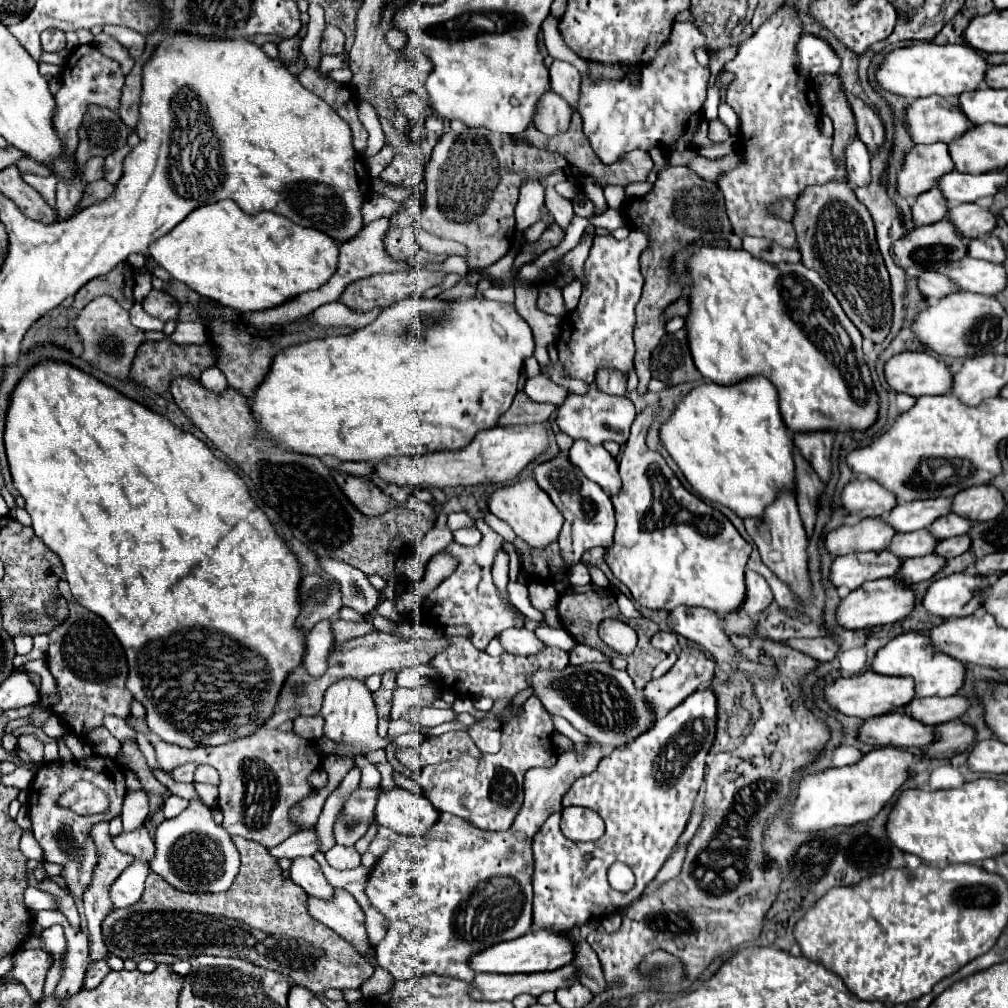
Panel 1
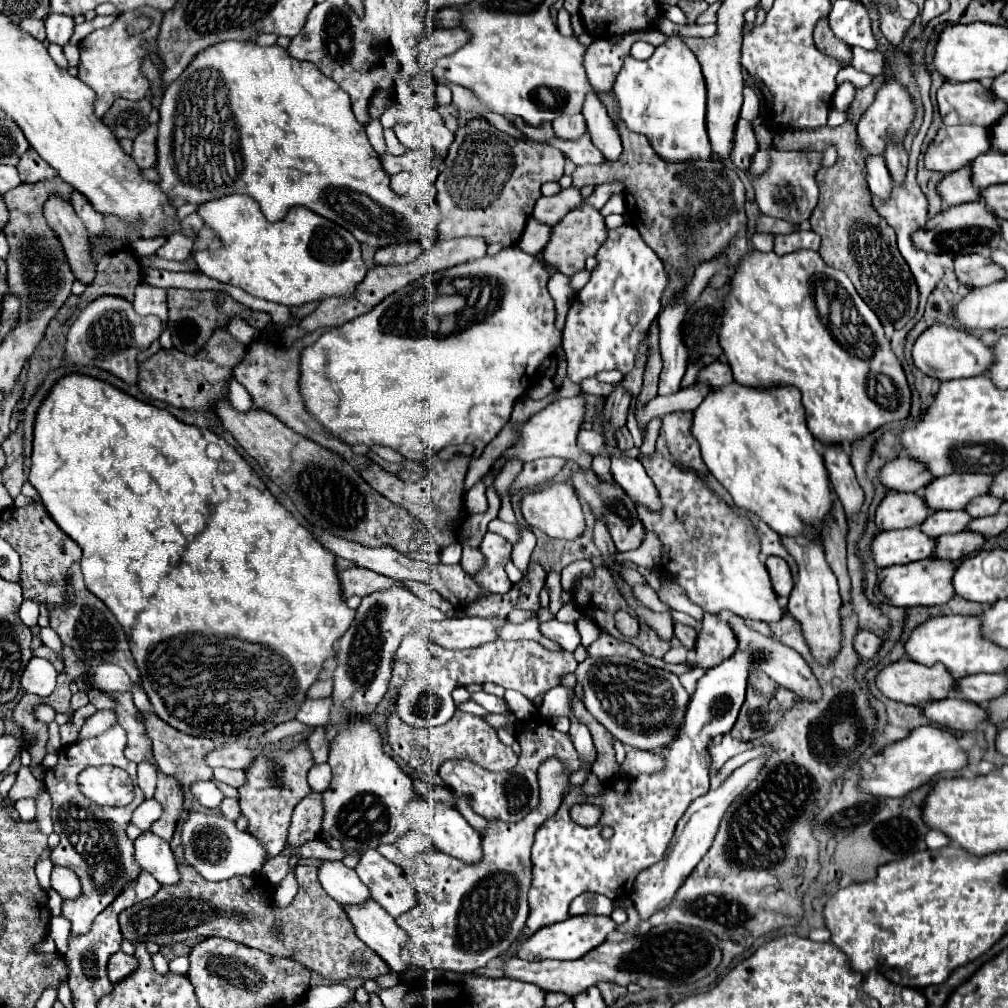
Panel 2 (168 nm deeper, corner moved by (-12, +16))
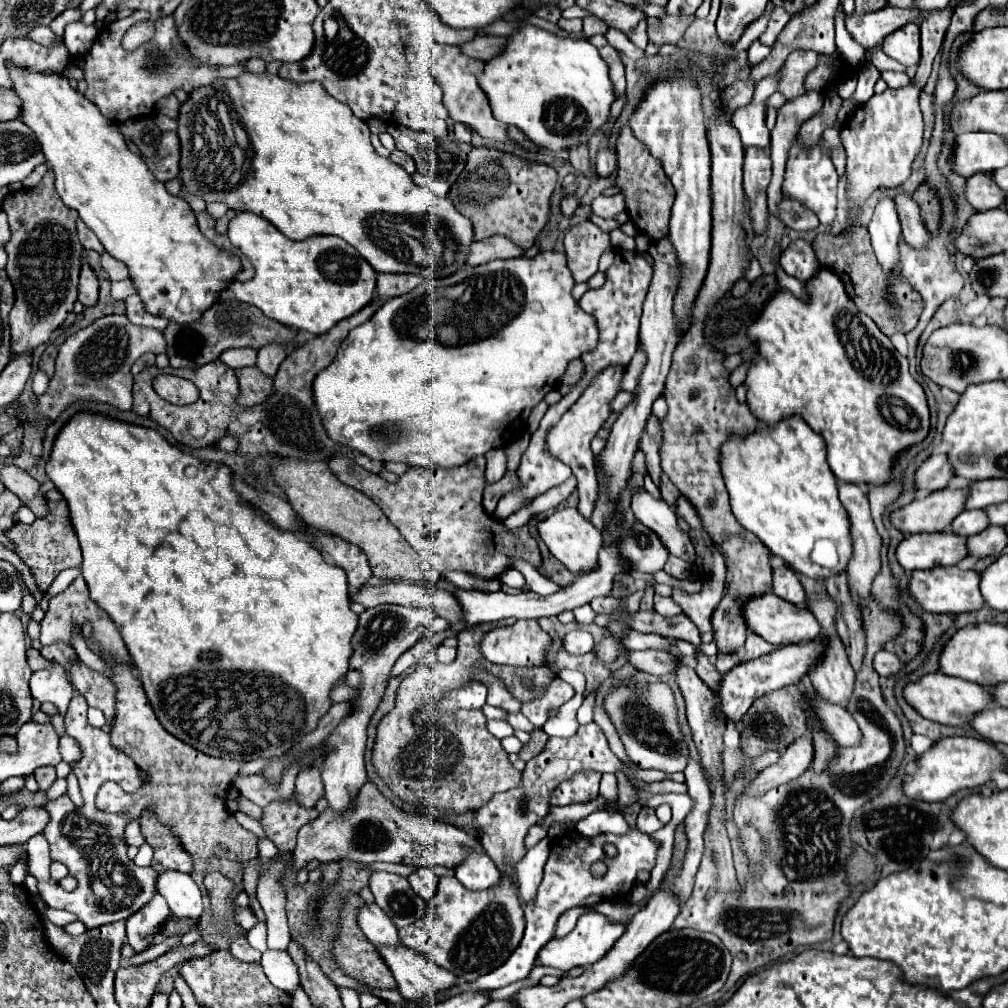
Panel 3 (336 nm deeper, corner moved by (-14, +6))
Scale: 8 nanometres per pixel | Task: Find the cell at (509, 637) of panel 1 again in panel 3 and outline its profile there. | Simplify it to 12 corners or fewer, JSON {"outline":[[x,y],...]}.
{"outline":[[572,630],[564,638],[568,654],[586,654],[594,648],[594,636]]}

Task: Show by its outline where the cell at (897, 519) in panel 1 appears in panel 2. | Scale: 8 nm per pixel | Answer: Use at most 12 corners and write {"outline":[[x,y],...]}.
{"outline":[[952,474],[922,494],[932,510],[962,510],[992,476]]}

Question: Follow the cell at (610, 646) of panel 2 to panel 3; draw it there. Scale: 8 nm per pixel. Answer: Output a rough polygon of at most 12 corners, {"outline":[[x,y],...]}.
{"outline":[[664,650],[628,652],[648,674],[674,674],[678,658]]}

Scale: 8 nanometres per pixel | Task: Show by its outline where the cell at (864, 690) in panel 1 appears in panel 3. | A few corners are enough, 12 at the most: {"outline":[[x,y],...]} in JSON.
{"outline":[[944,672],[904,688],[926,720],[966,726],[990,690]]}

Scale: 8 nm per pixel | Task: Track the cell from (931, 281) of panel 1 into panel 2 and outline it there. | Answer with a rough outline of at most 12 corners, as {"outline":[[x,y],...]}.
{"outline":[[956,256],[954,274],[968,288],[1006,276],[988,256]]}

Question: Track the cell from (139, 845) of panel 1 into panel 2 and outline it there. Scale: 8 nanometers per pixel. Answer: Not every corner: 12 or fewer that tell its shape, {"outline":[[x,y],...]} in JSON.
{"outline":[[146,830],[134,856],[160,884],[176,884],[176,858],[166,840]]}

